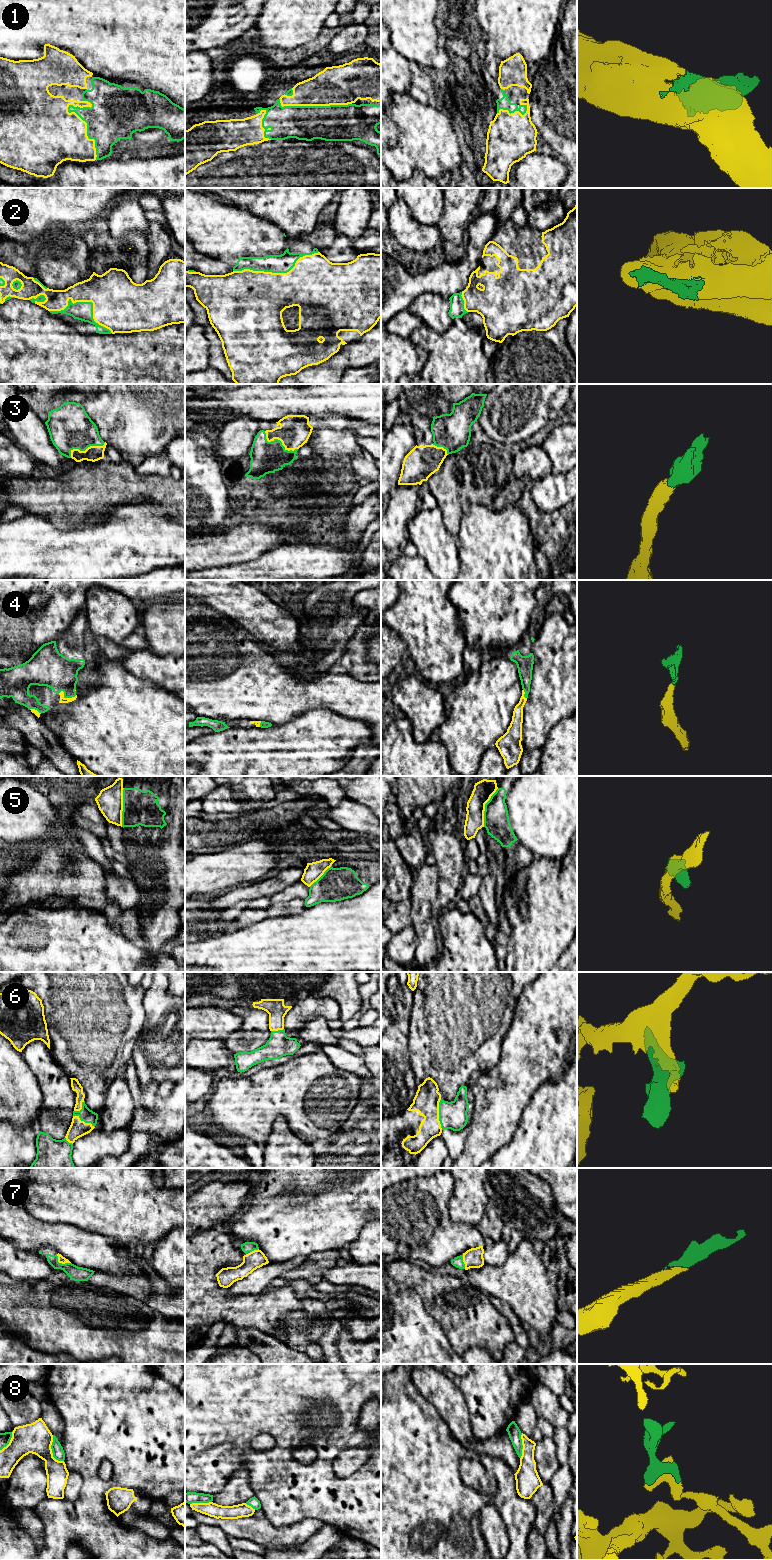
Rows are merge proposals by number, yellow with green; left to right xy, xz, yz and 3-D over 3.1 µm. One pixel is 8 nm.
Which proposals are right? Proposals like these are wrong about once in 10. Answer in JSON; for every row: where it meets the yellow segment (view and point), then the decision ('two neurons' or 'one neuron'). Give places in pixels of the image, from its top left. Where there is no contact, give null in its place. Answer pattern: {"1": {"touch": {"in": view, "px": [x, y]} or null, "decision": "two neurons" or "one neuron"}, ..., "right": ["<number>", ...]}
{"1": {"touch": {"in": "xy", "px": [86, 130]}, "decision": "one neuron"}, "2": {"touch": {"in": "xz", "px": [276, 273]}, "decision": "one neuron"}, "3": {"touch": {"in": "xz", "px": [279, 439]}, "decision": "one neuron"}, "4": {"touch": {"in": "xy", "px": [66, 698]}, "decision": "one neuron"}, "5": {"touch": {"in": "xy", "px": [122, 807]}, "decision": "two neurons"}, "6": {"touch": {"in": "yz", "px": [438, 1114]}, "decision": "one neuron"}, "7": {"touch": {"in": "xy", "px": [61, 1262]}, "decision": "one neuron"}, "8": {"touch": {"in": "xy", "px": [51, 1451]}, "decision": "one neuron"}, "right": ["1", "2", "3", "4", "6", "7", "8"]}

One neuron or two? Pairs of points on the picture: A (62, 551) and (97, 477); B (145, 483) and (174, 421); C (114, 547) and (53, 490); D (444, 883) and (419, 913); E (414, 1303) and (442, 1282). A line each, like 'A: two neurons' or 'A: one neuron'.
A: two neurons
B: two neurons
C: two neurons
D: two neurons
E: two neurons

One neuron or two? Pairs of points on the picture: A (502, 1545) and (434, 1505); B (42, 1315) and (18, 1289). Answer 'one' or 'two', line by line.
A: two
B: one

